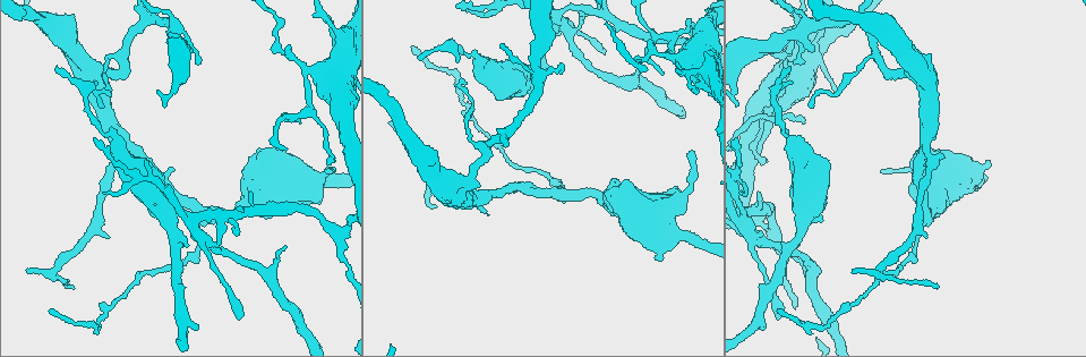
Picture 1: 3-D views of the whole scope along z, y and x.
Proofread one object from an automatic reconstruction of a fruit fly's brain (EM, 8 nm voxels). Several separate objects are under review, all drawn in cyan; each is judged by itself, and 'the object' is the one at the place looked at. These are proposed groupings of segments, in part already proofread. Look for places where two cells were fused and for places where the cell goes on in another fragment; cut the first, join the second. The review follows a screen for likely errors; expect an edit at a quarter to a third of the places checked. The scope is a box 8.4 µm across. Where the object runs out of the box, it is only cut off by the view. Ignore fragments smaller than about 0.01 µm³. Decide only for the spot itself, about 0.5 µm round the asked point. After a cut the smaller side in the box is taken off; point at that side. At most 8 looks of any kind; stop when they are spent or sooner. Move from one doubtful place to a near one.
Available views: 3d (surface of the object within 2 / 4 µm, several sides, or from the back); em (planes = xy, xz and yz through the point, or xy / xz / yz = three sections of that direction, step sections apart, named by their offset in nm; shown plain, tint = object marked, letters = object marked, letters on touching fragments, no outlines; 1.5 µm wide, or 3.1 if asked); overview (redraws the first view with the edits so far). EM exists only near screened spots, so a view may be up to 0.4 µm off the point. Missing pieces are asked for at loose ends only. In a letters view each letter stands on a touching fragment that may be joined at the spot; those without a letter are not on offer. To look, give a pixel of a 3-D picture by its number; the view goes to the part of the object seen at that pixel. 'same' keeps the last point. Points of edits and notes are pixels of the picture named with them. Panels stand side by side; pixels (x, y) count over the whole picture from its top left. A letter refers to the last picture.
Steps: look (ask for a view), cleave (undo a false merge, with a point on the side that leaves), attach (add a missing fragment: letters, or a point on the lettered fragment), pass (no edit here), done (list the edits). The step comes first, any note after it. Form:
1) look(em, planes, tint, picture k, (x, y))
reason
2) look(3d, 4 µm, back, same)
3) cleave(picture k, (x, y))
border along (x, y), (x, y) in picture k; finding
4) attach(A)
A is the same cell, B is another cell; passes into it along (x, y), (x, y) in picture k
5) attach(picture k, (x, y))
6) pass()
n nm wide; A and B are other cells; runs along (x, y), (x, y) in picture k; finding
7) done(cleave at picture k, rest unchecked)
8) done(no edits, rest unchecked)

look(em, xy, step 4, tint, picture 1, (877, 60))
sharp bend

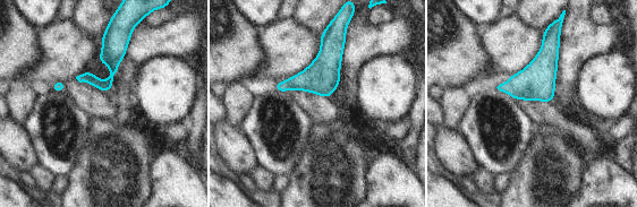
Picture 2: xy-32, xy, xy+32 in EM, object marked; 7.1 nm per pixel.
look(em, planes, tint, same)
another direction

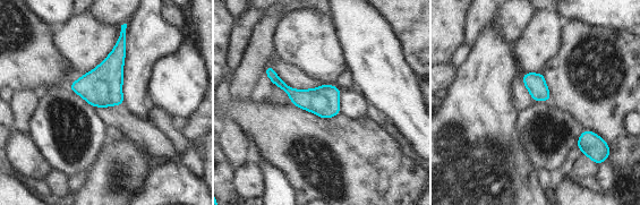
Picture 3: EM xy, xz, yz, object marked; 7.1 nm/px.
look(em, planes, letters, same)

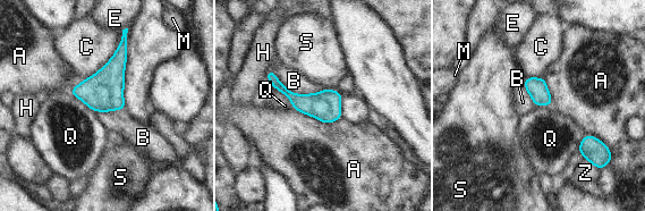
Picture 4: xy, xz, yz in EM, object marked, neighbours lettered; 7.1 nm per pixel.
pass()
A, B, C, E, H, M, Q, S and Z are other cells; continuous, no second cell

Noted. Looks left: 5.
look(em, planes, plain, picture 1, (419, 60))
branch stops here

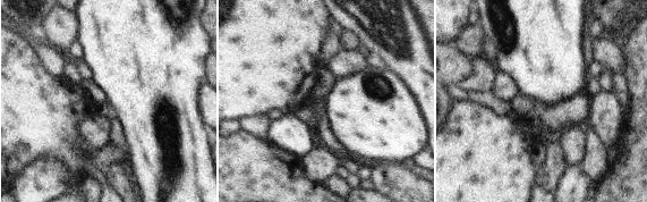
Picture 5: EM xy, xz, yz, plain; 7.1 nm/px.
look(em, planes, letters, same)
see the neighbours

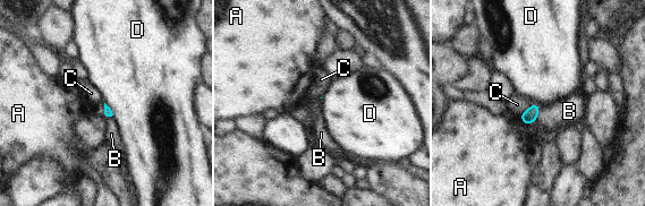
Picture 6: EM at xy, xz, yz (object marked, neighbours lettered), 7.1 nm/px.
pass()
A, B, C and D are other cells; border along (540, 104), (536, 119), (526, 126) in picture 6; none of them fits

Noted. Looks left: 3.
look(em, yz, step 4, tint, picture 1, (813, 51))
free end

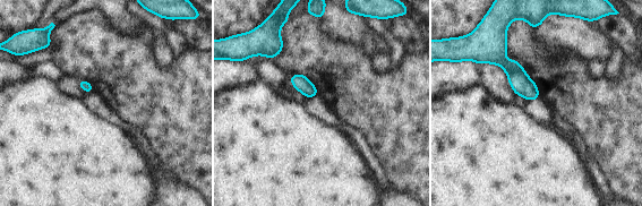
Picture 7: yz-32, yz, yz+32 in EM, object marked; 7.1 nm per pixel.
look(em, planes, tint, same)
cut it another way

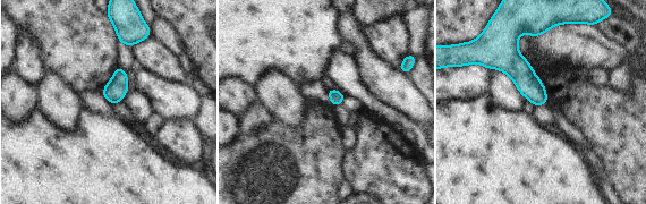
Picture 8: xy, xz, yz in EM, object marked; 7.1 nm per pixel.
look(em, planes, letters, same)

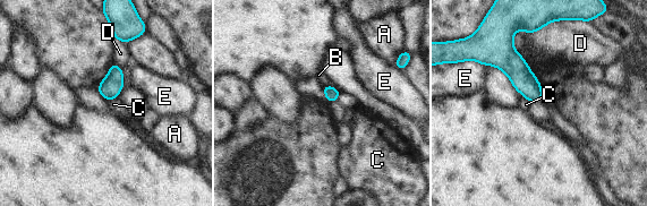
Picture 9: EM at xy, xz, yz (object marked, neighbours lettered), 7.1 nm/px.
pass()
D touches over 190 nm; A, B, C, D and E are other cells; border along (105, 99), (116, 100) in picture 9; no lettered fragment goes on from it

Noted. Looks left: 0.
done(no edits, rest unchecked)

